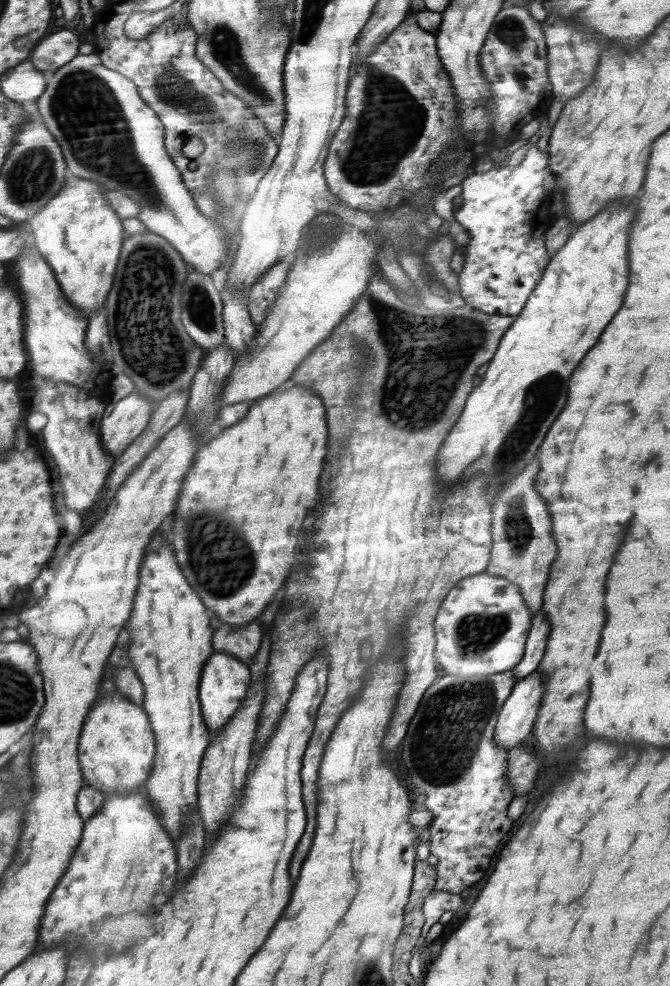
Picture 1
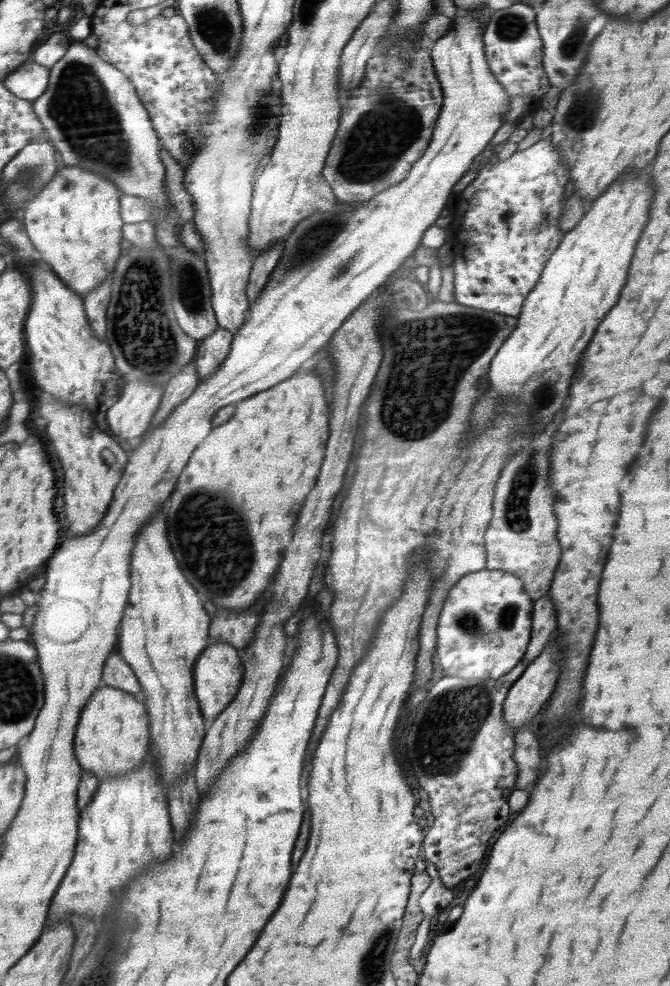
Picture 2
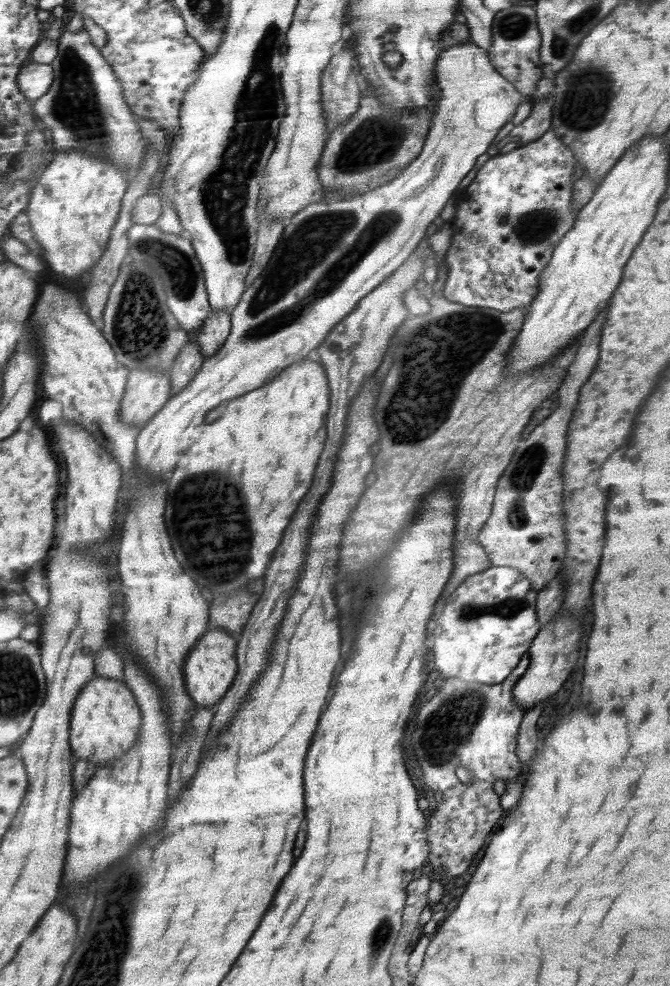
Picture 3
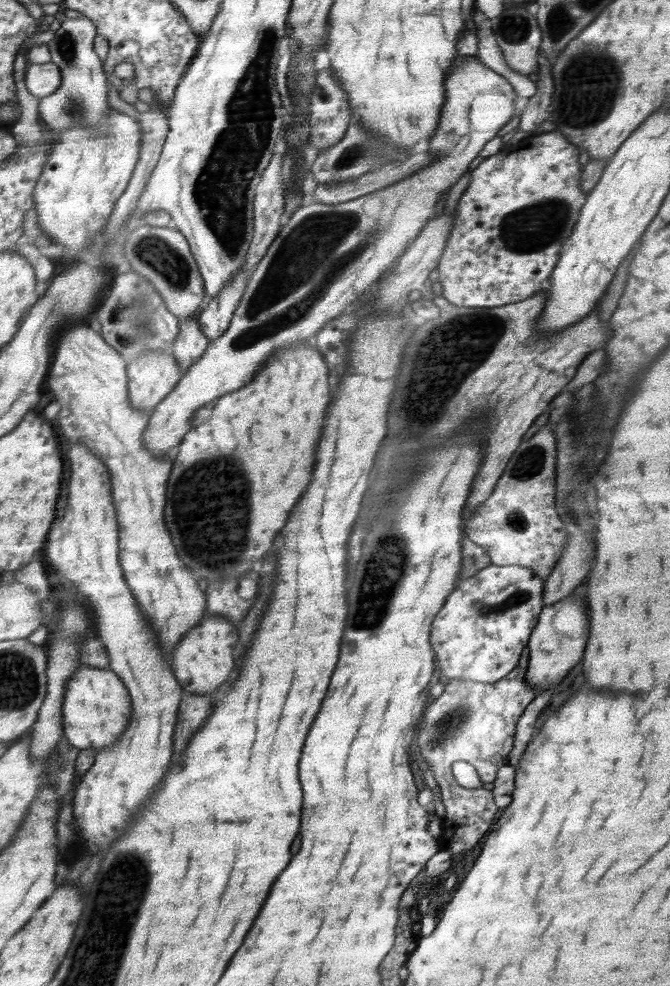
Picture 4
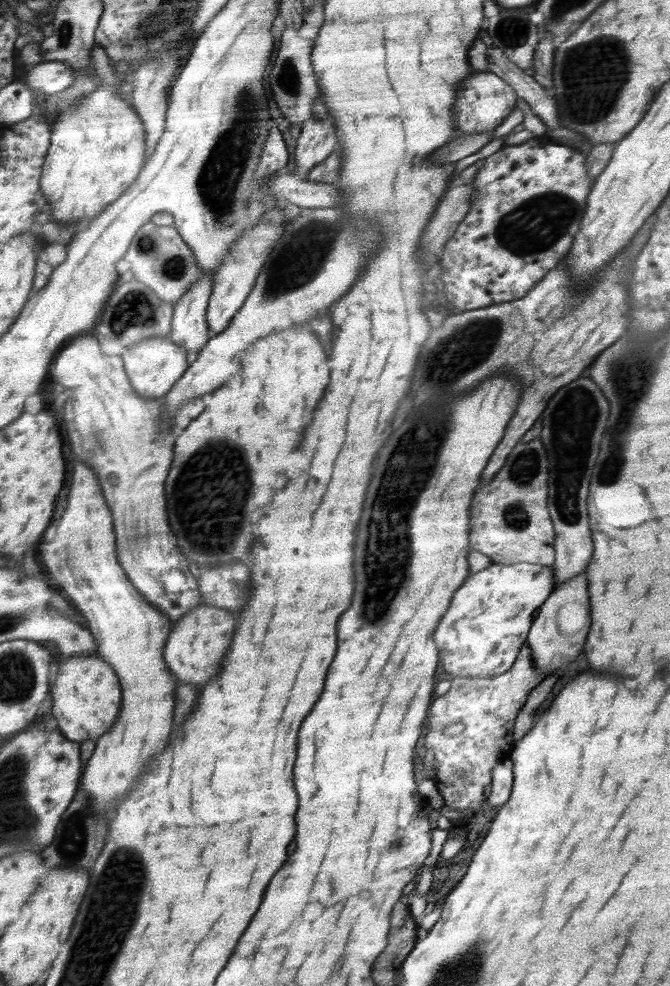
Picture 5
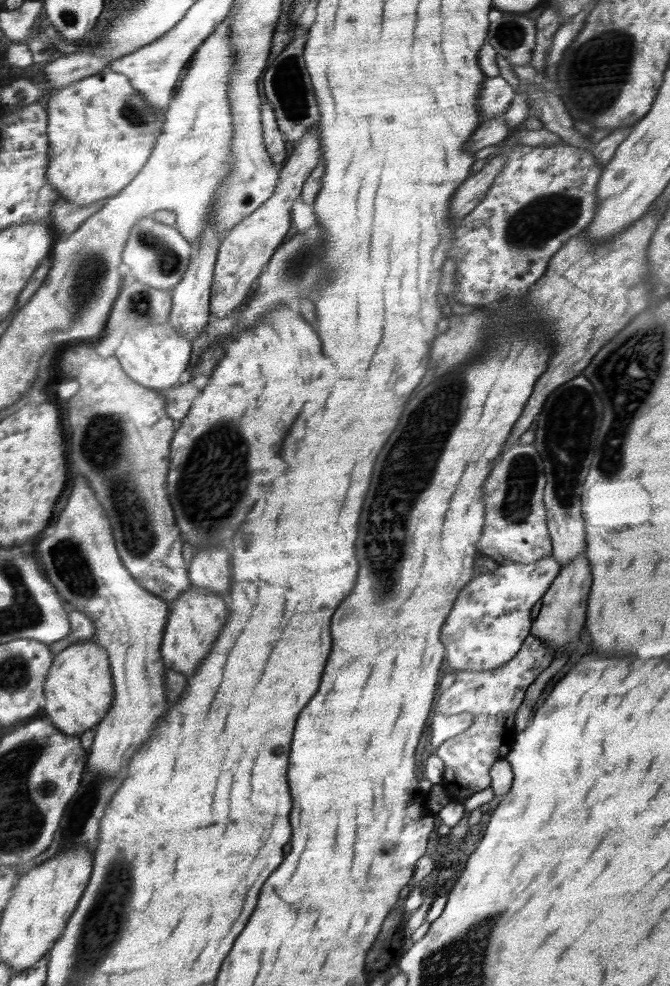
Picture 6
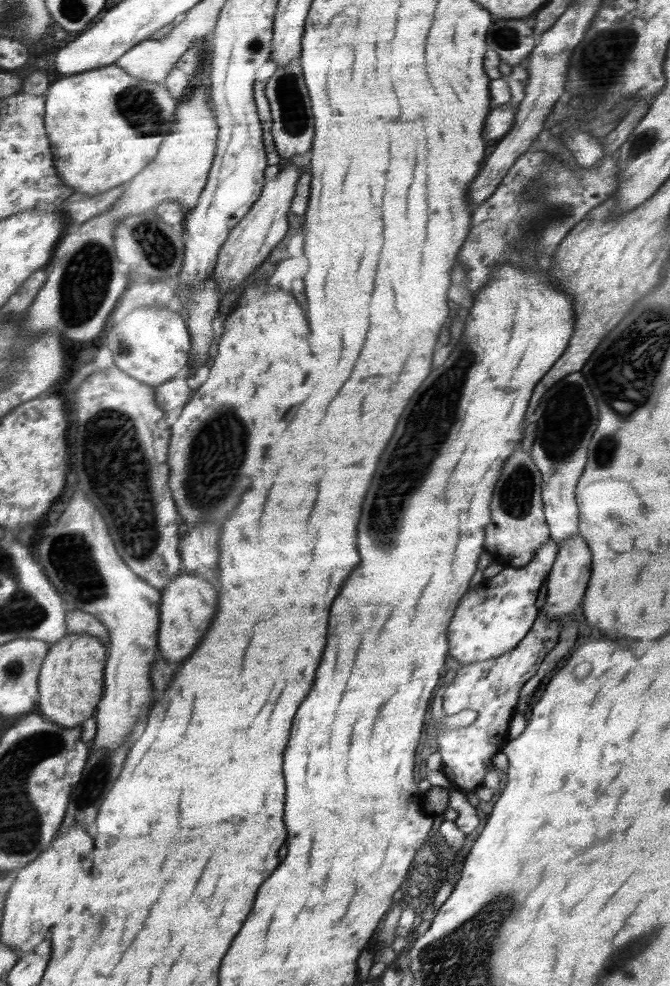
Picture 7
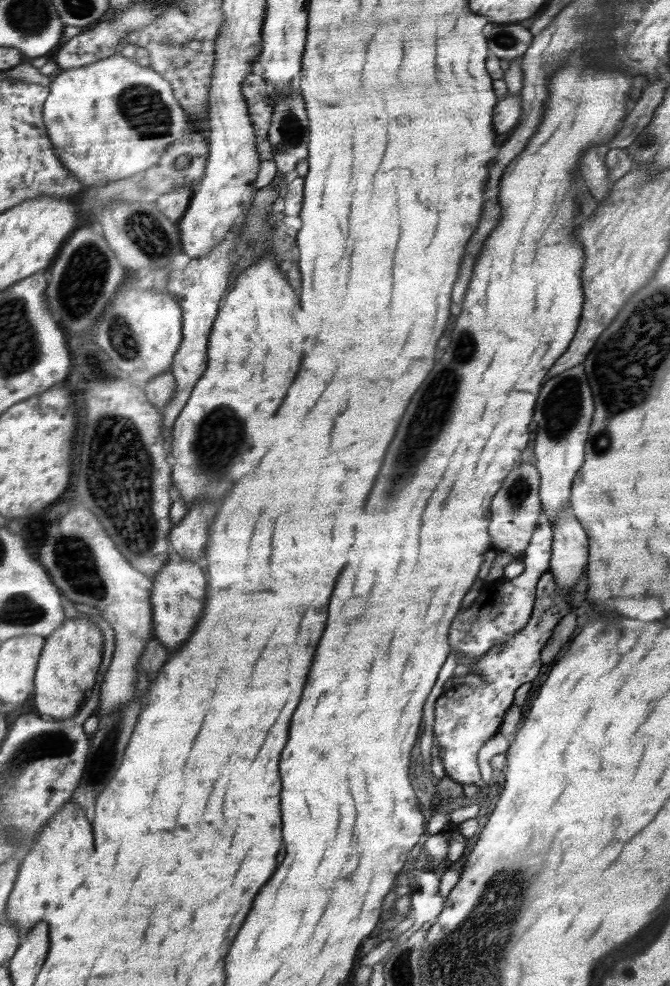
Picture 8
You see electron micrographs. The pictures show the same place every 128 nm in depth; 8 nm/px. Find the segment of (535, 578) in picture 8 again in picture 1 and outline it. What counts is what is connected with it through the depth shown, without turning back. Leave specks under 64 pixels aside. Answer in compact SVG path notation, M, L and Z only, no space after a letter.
M486 571L463 578L450 589L442 601L437 619L433 621L436 632L435 657L440 660L438 668L451 675L480 677L512 670L522 660L532 618L518 586L510 582L510 579Z

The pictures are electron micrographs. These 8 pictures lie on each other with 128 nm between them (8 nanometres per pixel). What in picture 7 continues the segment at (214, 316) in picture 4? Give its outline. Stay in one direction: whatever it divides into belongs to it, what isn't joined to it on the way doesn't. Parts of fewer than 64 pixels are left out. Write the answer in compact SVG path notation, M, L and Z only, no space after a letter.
M291 161L284 169L272 172L267 183L263 186L258 200L230 231L226 242L219 250L217 263L212 274L213 279L218 283L221 296L240 286L246 277L250 276L268 258L273 248L286 236L286 232L288 232L288 210L291 208L301 171Z

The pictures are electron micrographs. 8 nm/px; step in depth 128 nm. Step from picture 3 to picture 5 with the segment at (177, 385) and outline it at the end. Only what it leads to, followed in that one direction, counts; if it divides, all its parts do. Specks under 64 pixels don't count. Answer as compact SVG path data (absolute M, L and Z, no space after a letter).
M201 274L197 281L174 304L169 339L186 349L191 365L209 339L206 309L212 292L213 276Z

